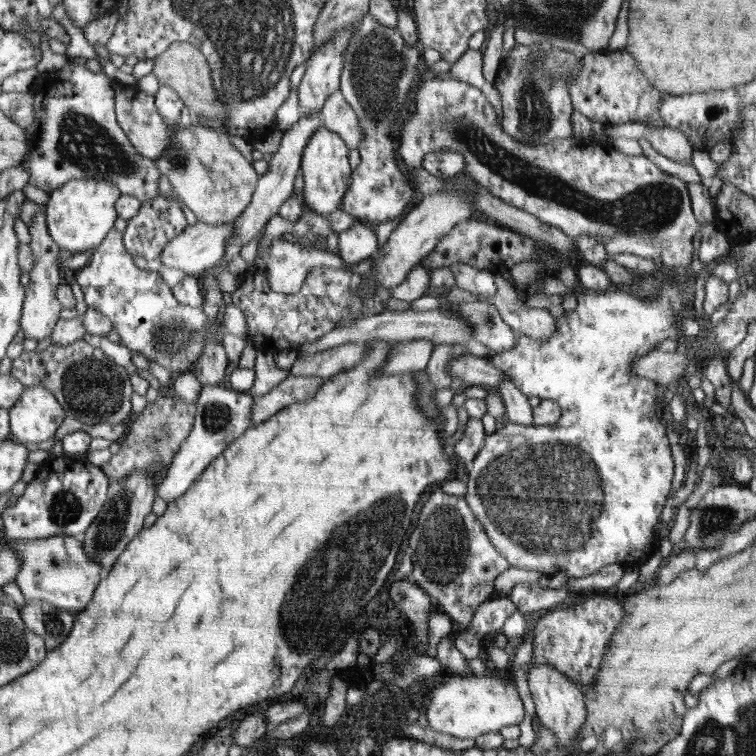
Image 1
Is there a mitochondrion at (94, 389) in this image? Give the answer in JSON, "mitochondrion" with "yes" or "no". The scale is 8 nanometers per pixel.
{"mitochondrion":"yes"}

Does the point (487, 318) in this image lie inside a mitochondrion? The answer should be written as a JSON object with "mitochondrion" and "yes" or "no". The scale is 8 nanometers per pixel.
{"mitochondrion":"yes"}

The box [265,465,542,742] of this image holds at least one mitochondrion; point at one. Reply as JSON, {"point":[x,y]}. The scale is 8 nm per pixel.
{"point":[443,547]}

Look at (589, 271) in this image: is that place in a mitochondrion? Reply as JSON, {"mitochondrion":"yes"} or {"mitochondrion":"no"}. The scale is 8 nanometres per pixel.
{"mitochondrion":"no"}

